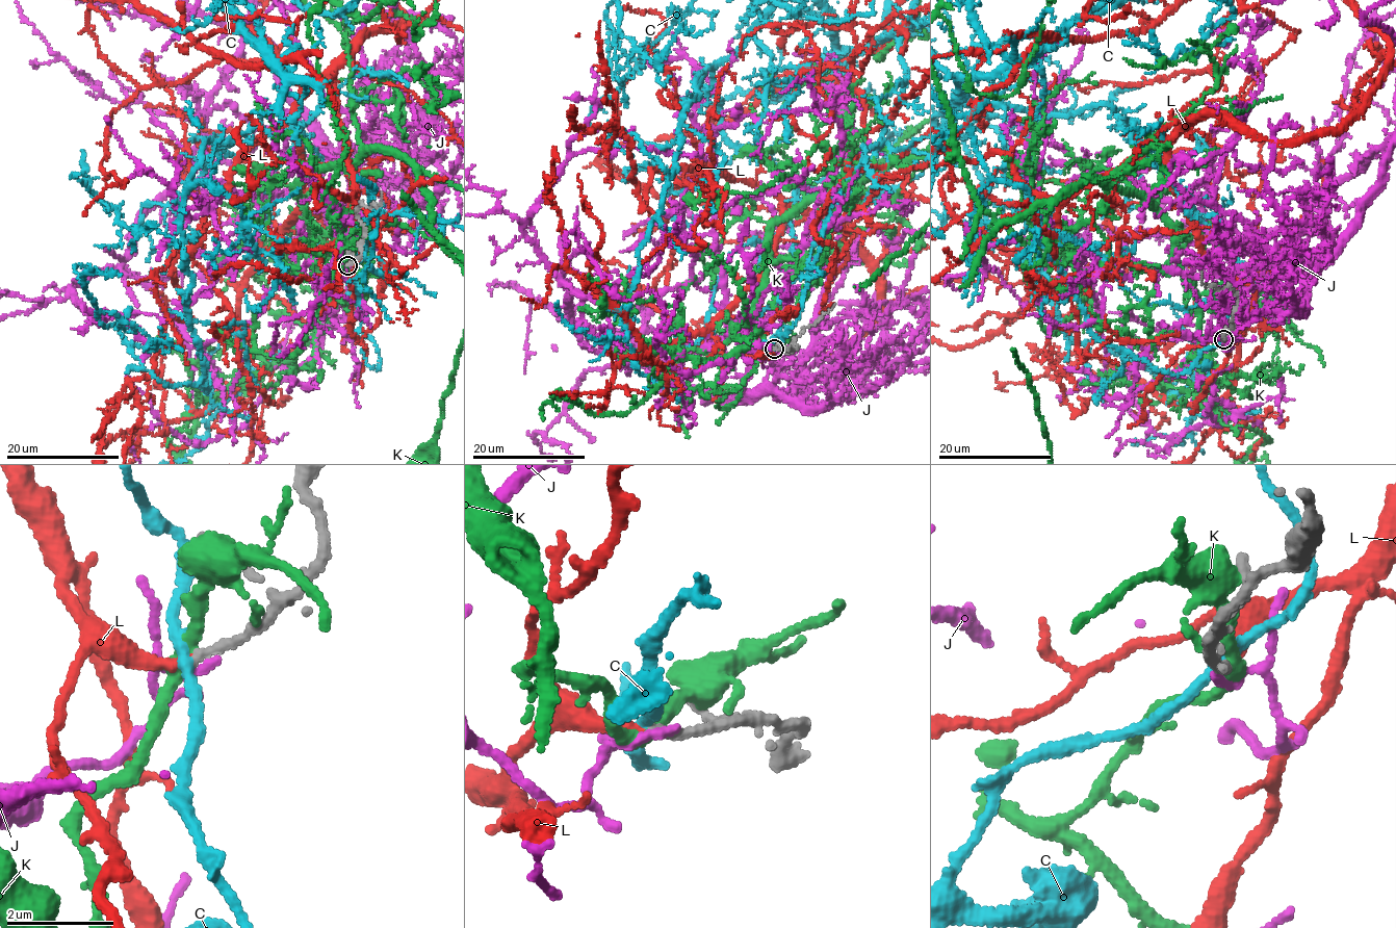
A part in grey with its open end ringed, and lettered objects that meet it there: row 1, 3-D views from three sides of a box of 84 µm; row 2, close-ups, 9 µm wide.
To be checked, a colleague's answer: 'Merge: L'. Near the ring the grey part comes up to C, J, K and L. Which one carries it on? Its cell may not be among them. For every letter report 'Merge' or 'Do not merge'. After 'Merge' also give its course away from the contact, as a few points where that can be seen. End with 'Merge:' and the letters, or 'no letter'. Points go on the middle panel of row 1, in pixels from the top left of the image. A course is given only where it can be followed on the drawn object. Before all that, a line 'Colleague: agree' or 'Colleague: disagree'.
Colleague: agree
C: Do not merge
J: Do not merge
K: Do not merge
L: Merge. Its course: (774, 348), (751, 354), (789, 203), (855, 234), (879, 313), (717, 400)
Merge: L

